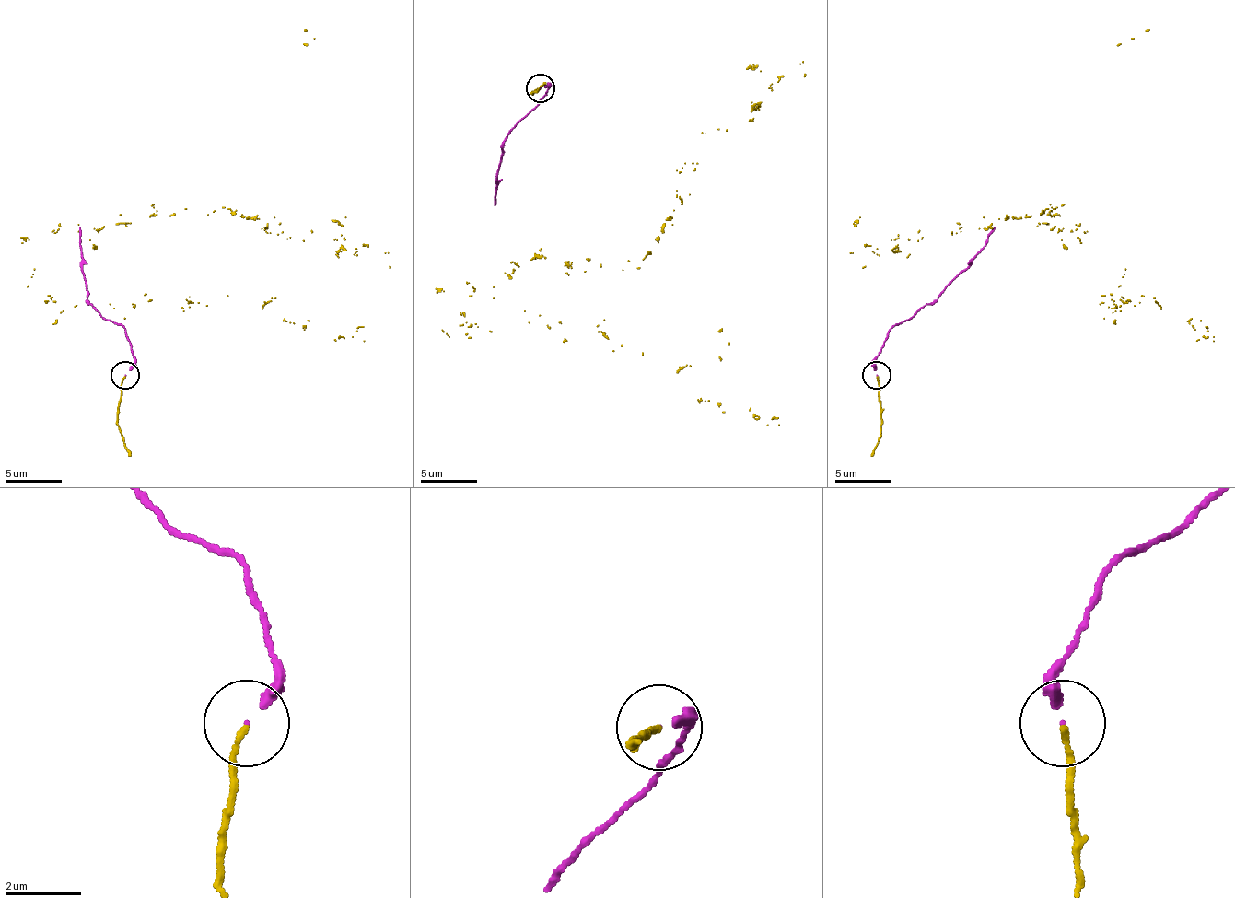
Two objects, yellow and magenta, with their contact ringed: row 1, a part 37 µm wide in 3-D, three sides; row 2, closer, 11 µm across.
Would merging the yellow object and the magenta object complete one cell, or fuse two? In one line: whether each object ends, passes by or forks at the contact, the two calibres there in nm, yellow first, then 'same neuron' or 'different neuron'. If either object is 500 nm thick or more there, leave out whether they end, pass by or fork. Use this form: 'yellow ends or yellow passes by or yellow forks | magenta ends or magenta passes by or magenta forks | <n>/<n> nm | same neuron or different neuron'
yellow ends | magenta ends | 120/150 nm | same neuron

